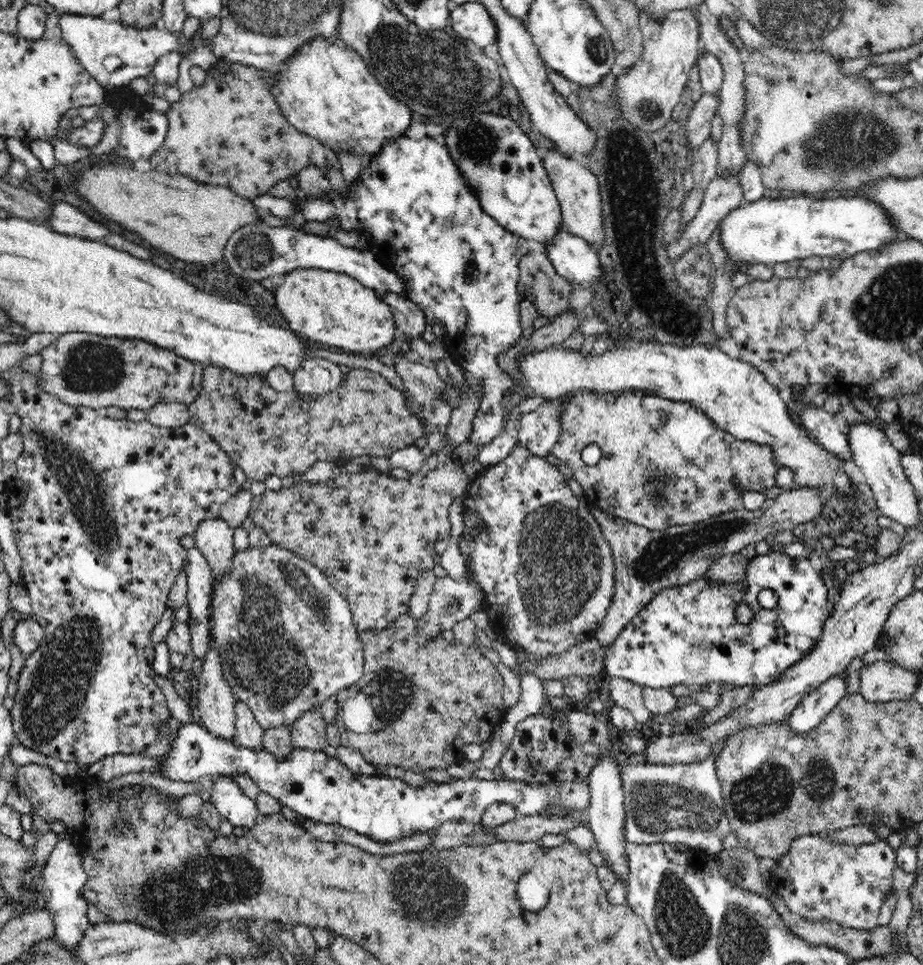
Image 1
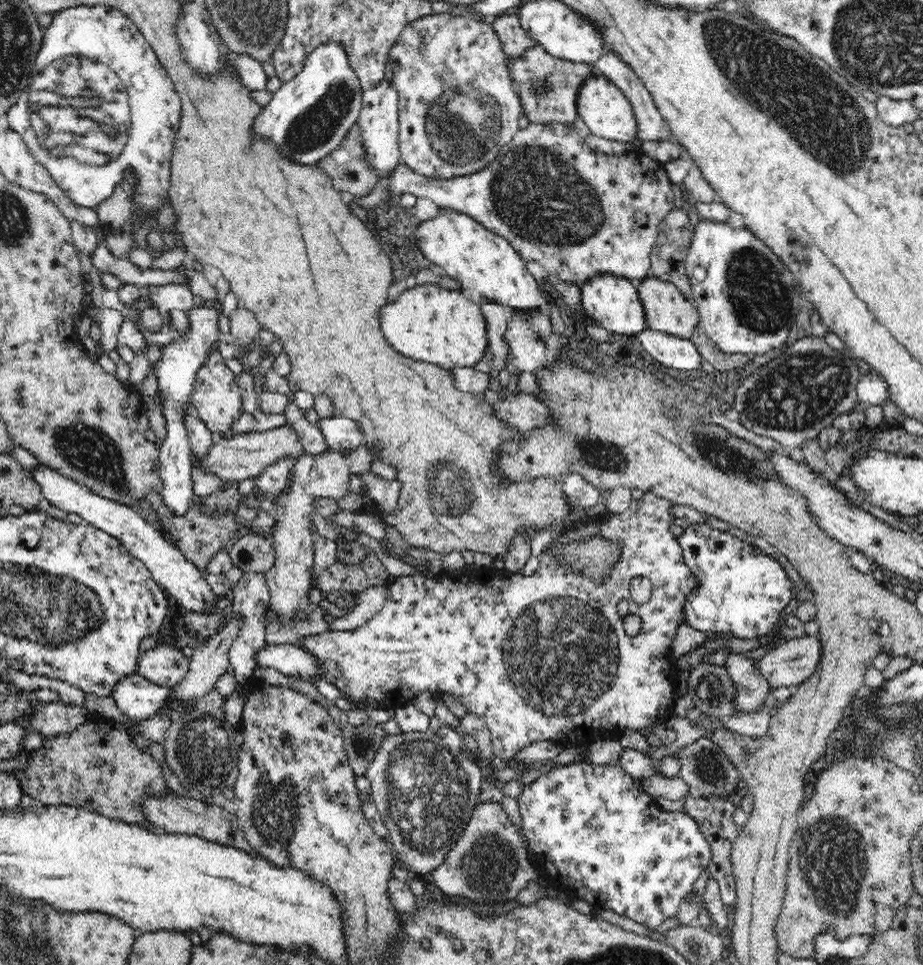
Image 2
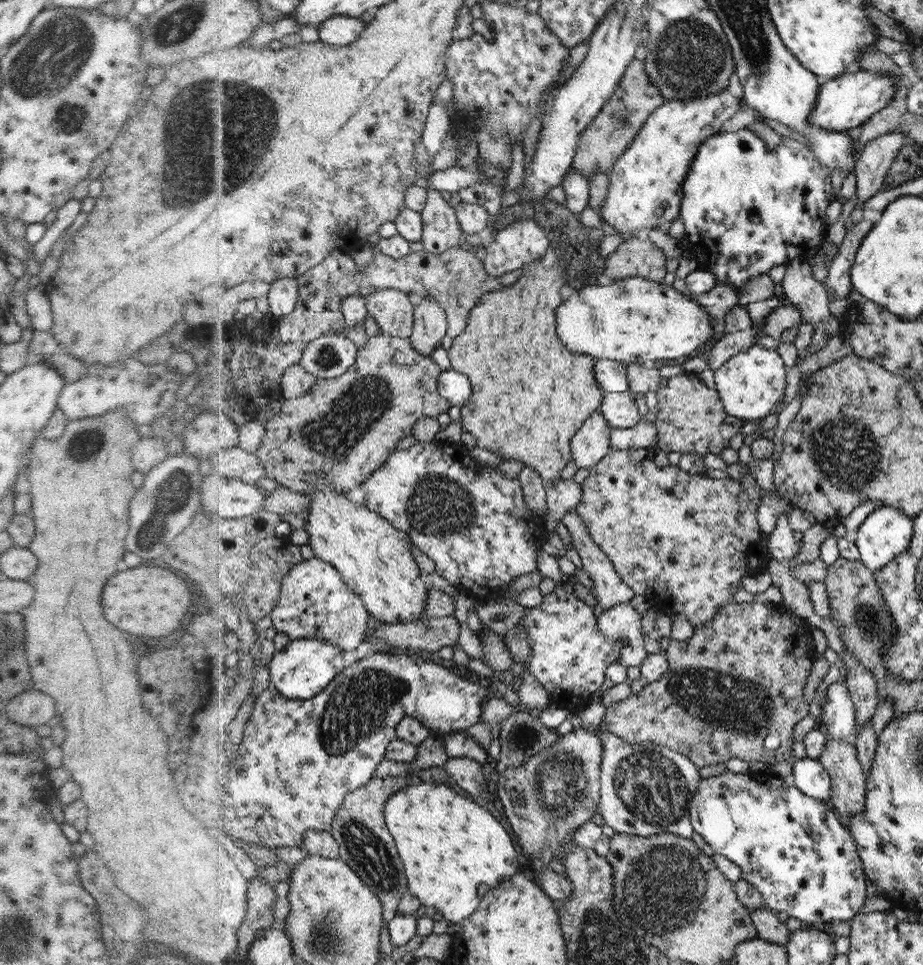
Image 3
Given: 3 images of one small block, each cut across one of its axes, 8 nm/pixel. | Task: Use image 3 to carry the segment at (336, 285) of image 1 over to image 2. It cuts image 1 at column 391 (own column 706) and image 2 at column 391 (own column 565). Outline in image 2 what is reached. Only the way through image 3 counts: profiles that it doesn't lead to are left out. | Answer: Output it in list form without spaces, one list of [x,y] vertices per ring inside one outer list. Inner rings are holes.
[[[437,285],[417,286],[384,308],[384,334],[392,338],[396,350],[404,350],[408,358],[438,365],[443,369],[472,368],[488,347],[487,320],[480,305],[471,302],[459,291]]]

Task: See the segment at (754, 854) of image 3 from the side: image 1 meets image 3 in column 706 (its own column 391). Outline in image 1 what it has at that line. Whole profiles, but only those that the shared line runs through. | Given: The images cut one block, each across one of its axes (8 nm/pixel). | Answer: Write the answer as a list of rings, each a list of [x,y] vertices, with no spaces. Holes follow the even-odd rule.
[[[187,723],[177,730],[176,740],[172,743],[172,752],[160,759],[160,772],[163,777],[172,781],[195,782],[201,776],[234,776],[244,774],[250,778],[260,790],[268,792],[277,798],[282,806],[286,806],[304,819],[317,820],[324,824],[337,824],[358,834],[365,834],[378,842],[394,842],[396,838],[412,836],[414,832],[426,832],[432,828],[440,828],[444,822],[461,820],[475,826],[481,825],[481,818],[485,811],[495,803],[508,803],[516,808],[521,816],[533,816],[550,809],[570,809],[586,813],[590,808],[591,793],[588,780],[574,779],[561,782],[550,780],[544,784],[524,783],[506,780],[498,777],[497,780],[478,780],[476,778],[454,779],[448,784],[433,784],[412,787],[404,780],[383,776],[371,777],[350,771],[338,758],[328,757],[324,751],[310,751],[296,748],[286,759],[276,759],[276,756],[264,751],[254,751],[252,748],[240,747],[226,739],[220,739],[203,726],[196,723]]]

